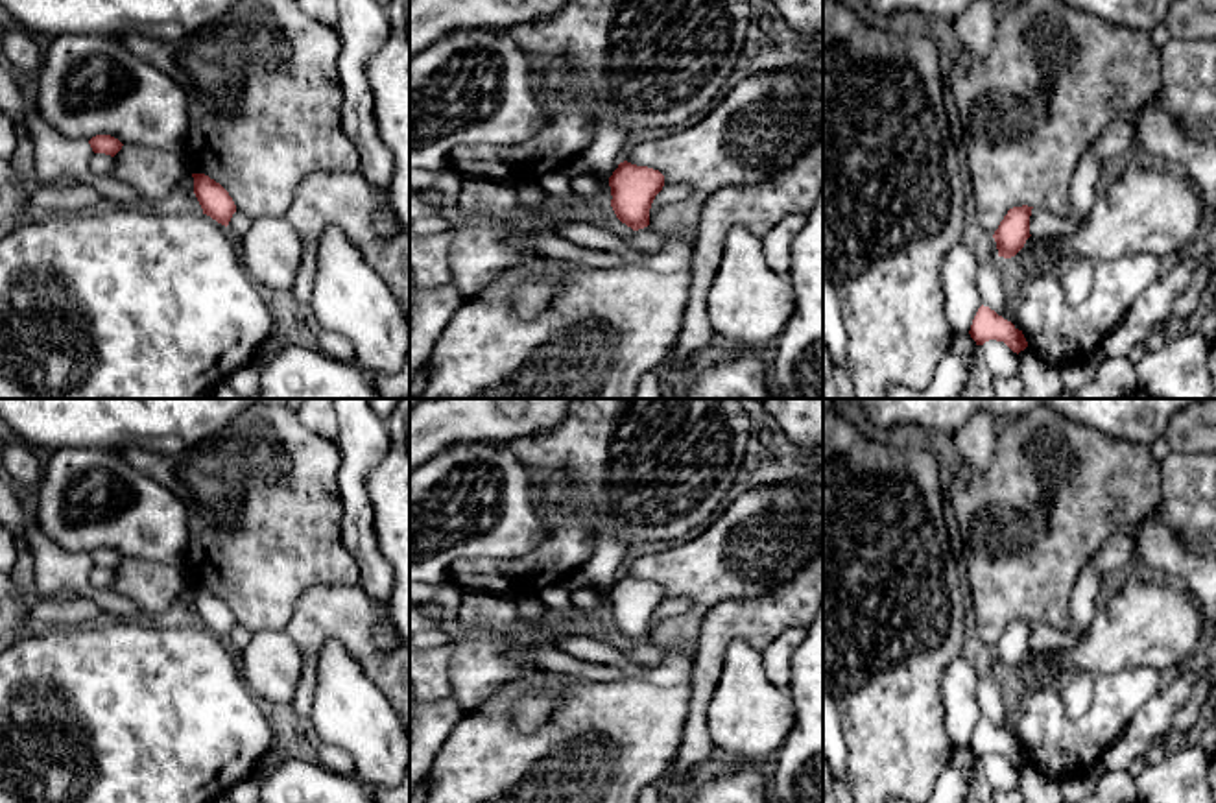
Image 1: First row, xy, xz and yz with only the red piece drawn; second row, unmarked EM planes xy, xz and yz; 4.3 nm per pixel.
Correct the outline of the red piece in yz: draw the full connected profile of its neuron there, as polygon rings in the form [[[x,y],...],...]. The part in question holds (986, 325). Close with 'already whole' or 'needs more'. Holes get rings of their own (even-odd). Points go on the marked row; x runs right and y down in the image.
[[[984,305],[976,312],[969,334],[976,345],[996,340],[1004,342],[1017,354],[1028,347],[1022,330]]]; already whole

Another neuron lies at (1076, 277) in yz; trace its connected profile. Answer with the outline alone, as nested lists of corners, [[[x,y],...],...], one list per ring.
[[[1076,258],[1061,268],[1061,284],[1068,305],[1083,303],[1092,290],[1094,262]]]

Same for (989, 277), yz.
[[[1000,258],[995,262],[978,264],[976,286],[980,292],[982,305],[989,306],[998,316],[1015,325],[1015,318],[1004,288],[1006,270],[1007,266]]]

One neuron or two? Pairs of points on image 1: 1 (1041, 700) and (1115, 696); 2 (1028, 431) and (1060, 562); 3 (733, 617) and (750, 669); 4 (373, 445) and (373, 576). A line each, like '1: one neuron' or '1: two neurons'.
1: one neuron
2: one neuron
3: two neurons
4: one neuron

